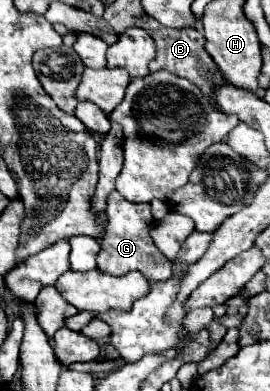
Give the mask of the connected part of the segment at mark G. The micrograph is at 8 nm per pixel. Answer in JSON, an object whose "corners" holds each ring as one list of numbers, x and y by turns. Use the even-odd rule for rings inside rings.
{"corners":[[113,191,107,197,107,227,105,237,101,239,101,253,97,255,97,269,101,273,125,275,129,271,141,271,149,279,167,279,171,275,171,261,155,247,151,239,153,215,149,203,131,203,119,191]]}

